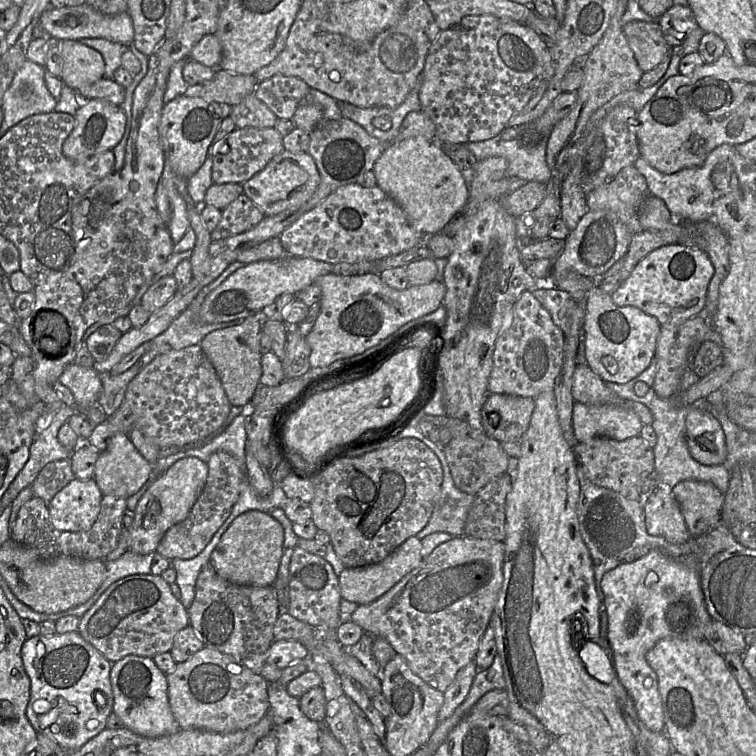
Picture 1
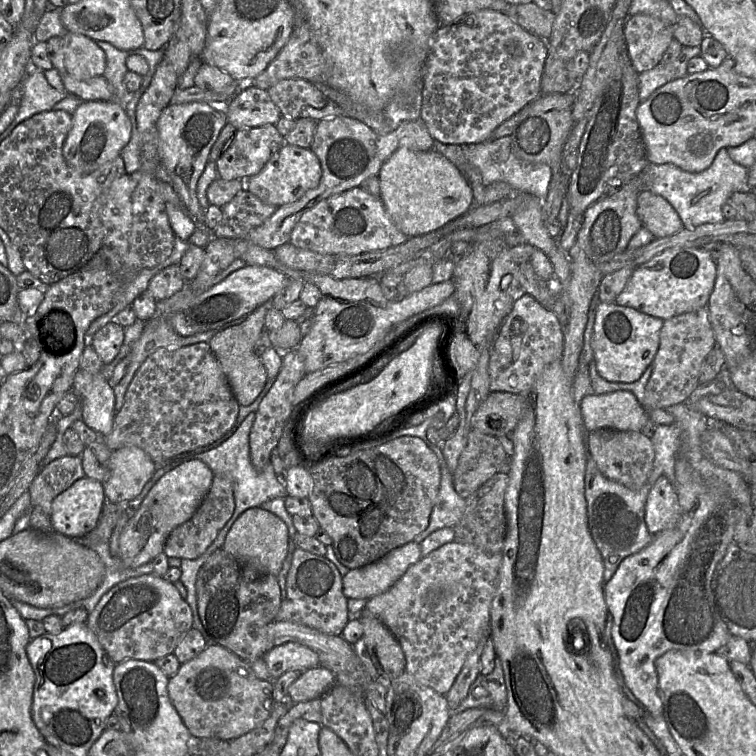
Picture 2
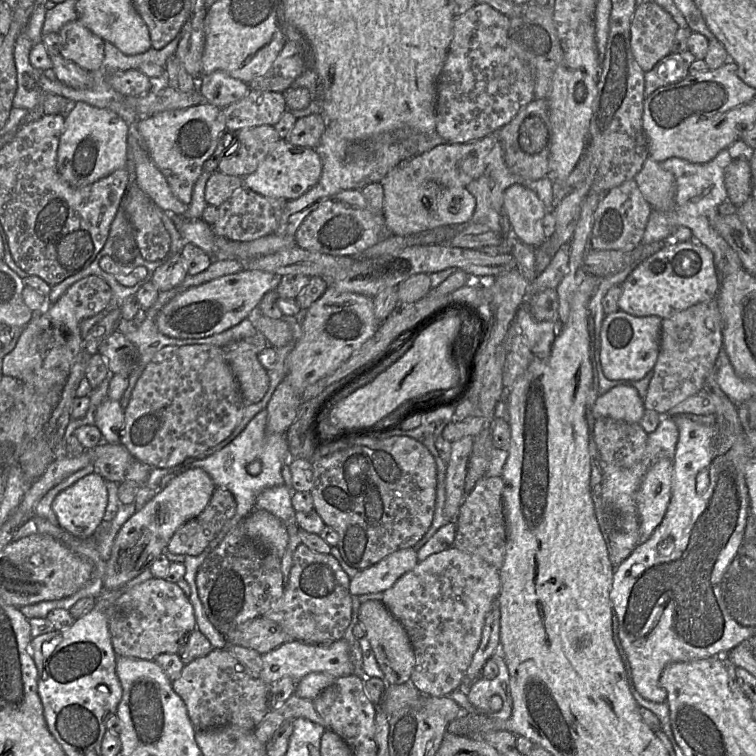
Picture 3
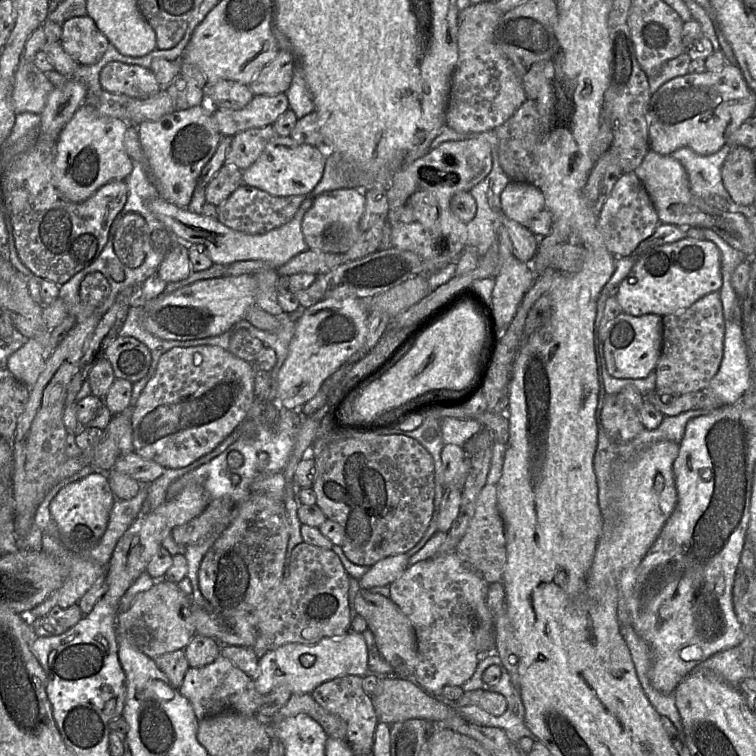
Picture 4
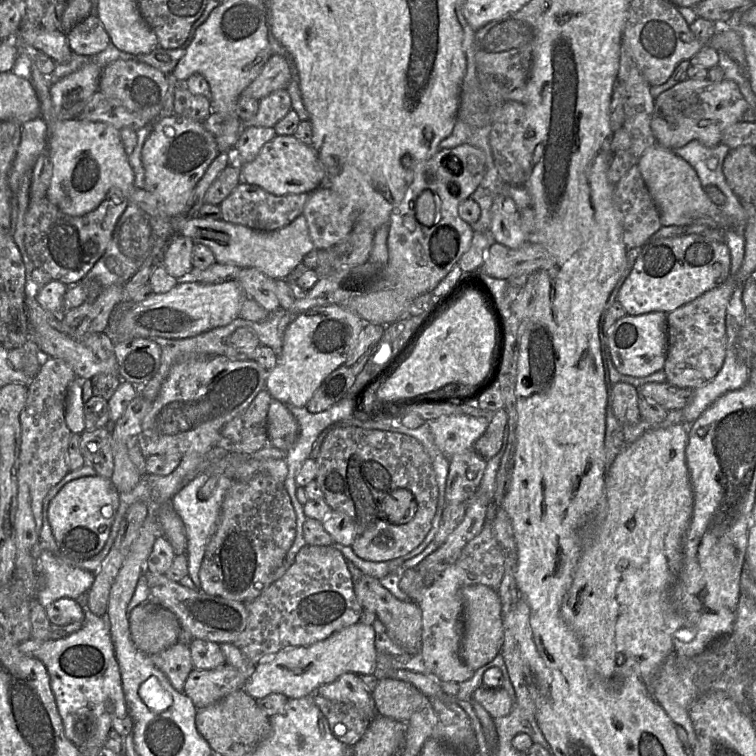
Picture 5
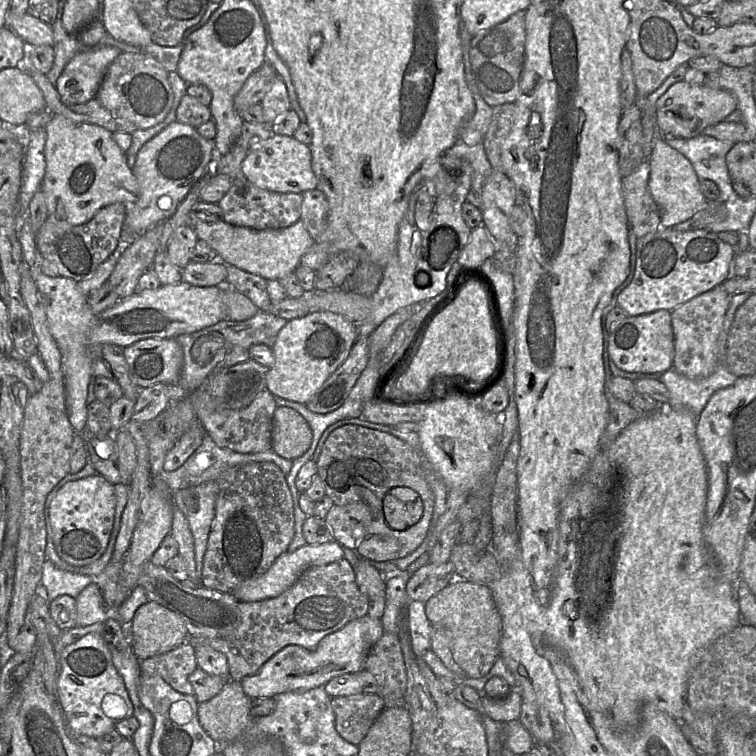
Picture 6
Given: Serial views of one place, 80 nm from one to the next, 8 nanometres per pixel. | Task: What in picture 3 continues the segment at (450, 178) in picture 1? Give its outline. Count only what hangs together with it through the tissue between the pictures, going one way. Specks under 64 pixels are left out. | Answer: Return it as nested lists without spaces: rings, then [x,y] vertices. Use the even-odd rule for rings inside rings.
[[[399,169],[392,170],[381,181],[384,191],[383,215],[390,234],[409,236],[440,226],[458,225],[470,221],[476,201],[473,195],[464,187],[450,188],[436,199],[430,200],[424,195],[423,189],[413,183]]]

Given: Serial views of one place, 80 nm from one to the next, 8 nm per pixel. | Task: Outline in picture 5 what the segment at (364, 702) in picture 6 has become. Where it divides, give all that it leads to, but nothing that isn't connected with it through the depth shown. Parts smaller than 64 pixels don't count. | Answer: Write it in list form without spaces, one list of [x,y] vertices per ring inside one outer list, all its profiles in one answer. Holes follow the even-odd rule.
[[[316,694],[314,702],[327,719],[331,733],[348,747],[353,747],[362,738],[371,722],[352,703],[331,701]]]

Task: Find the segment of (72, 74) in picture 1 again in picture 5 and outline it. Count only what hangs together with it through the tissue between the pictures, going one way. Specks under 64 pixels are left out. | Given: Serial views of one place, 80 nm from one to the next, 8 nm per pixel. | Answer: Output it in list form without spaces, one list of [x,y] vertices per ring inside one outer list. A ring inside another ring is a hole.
[[[92,15],[76,24],[66,36],[71,51],[83,56],[98,54],[110,43],[99,17]]]

